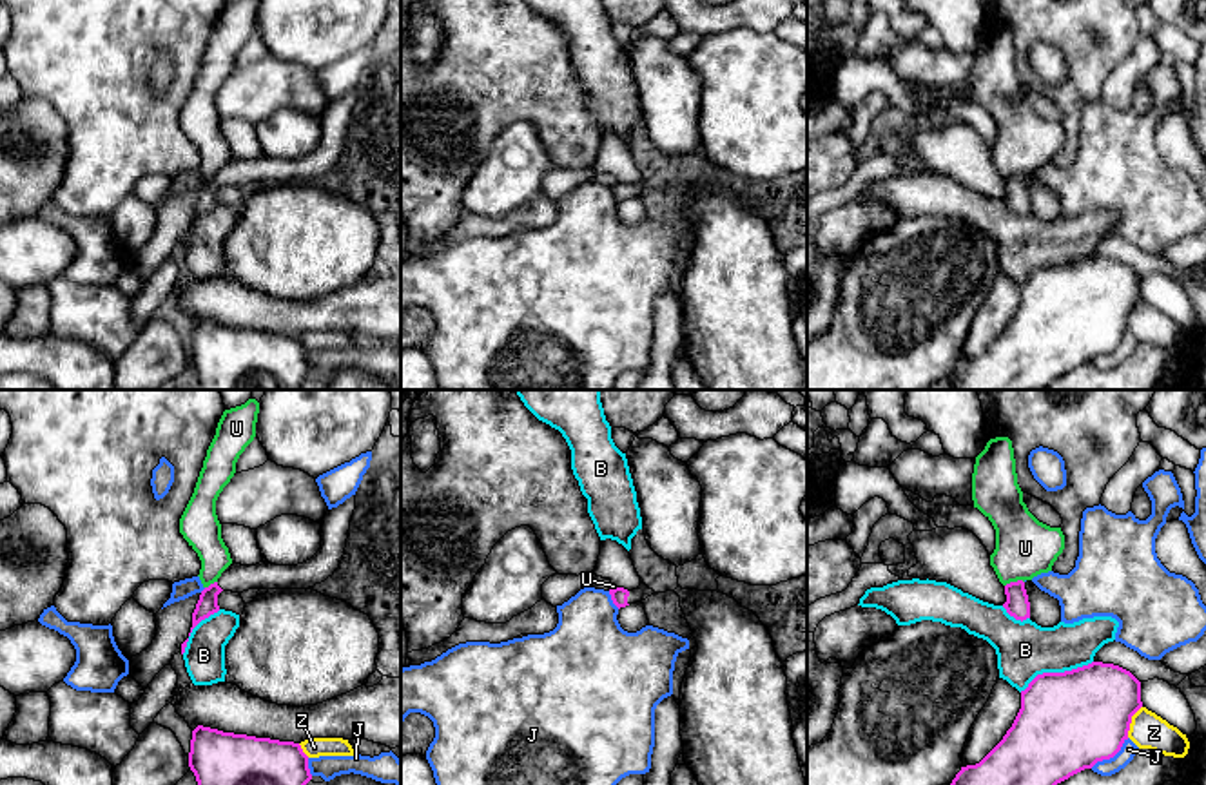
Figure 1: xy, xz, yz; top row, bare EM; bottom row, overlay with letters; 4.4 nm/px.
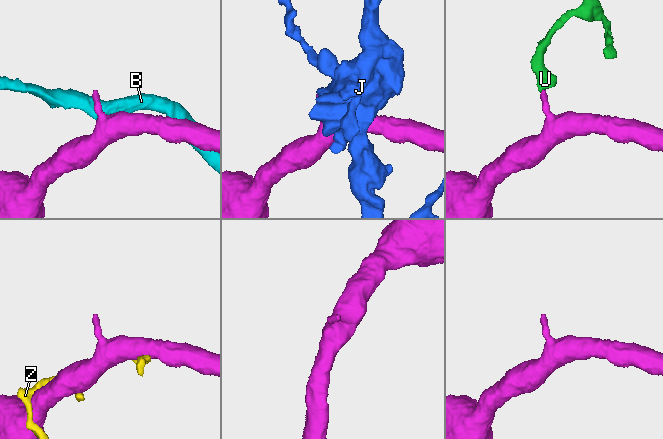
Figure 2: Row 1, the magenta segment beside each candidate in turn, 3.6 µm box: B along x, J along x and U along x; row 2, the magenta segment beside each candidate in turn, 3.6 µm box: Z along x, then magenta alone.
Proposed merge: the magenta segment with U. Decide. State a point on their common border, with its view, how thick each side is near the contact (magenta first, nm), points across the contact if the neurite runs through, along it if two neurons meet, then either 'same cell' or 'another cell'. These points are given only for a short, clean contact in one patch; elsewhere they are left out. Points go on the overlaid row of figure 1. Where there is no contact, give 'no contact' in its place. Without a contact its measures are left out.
yz (1014, 582) | 110/260 nm | along yz (1023, 581), (1012, 581), (1005, 586) | another cell

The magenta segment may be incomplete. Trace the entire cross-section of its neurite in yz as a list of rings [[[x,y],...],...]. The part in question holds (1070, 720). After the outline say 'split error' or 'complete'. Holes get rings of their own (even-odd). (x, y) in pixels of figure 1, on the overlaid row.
[[[1114,664],[1037,674],[1003,740],[950,785],[1057,785],[1114,758],[1141,707],[1141,682]]] | complete

